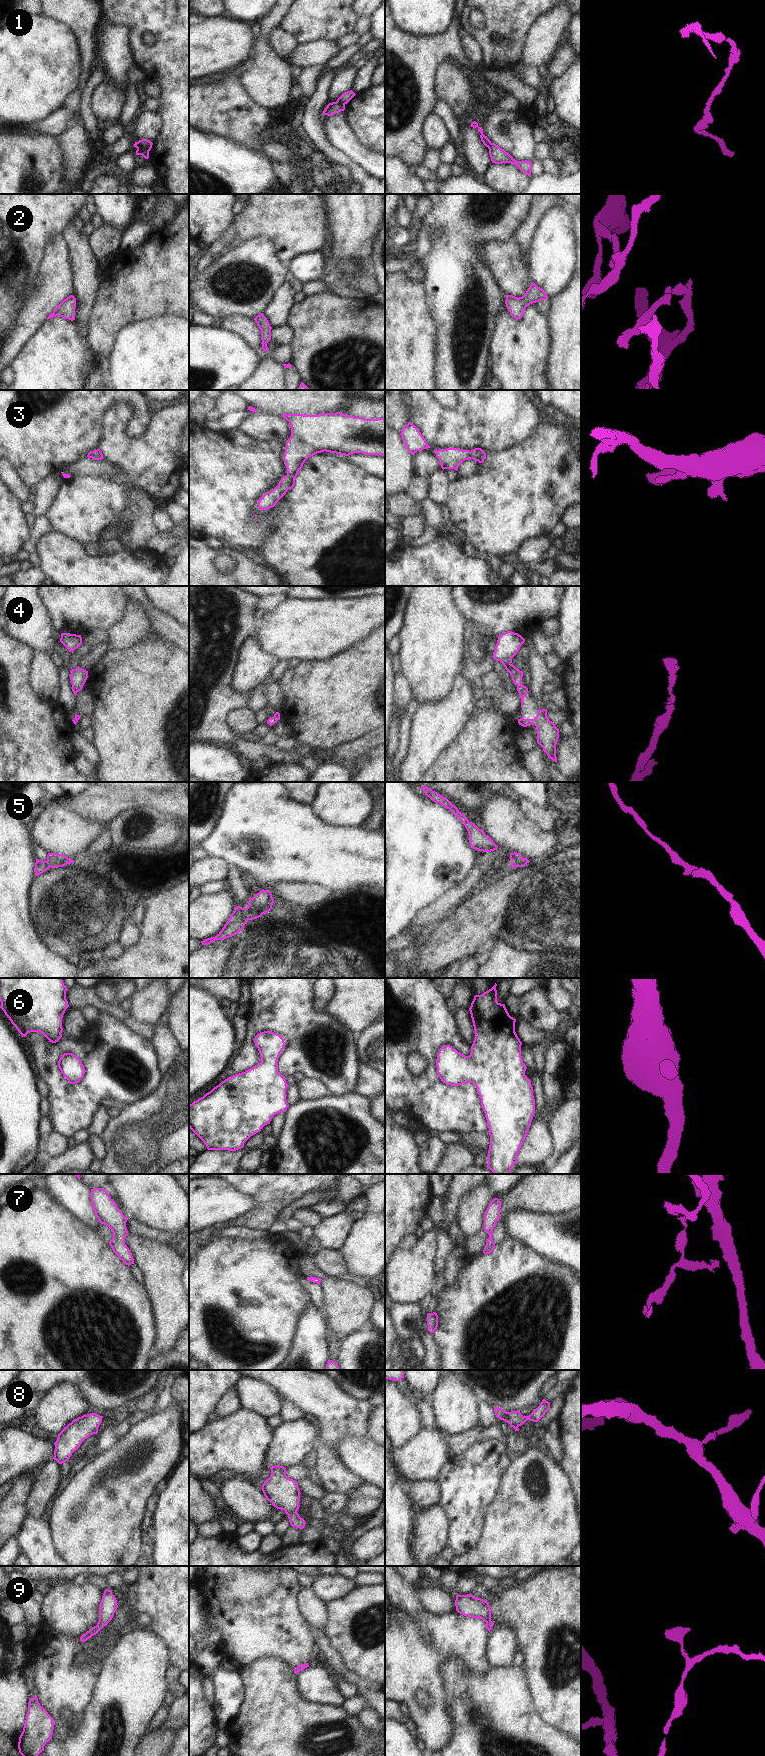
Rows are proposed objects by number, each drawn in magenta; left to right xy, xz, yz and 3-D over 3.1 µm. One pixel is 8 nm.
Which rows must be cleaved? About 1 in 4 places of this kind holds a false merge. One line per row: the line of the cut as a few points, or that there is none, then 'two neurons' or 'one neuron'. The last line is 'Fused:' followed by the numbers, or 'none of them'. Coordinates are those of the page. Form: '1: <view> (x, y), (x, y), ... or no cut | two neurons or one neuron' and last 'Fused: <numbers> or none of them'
1: xy (137, 142), (148, 151) | two neurons
2: no cut | one neuron
3: no cut | one neuron
4: no cut | one neuron
5: no cut | one neuron
6: no cut | one neuron
7: no cut | one neuron
8: no cut | one neuron
9: no cut | one neuron
Fused: 1

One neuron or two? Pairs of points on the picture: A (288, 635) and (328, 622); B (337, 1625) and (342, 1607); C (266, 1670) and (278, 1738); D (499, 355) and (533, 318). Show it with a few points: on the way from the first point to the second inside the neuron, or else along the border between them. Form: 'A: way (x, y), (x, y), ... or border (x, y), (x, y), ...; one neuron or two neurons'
A: way (298, 629), (318, 629); one neuron
B: way (341, 1621), (342, 1611); one neuron
C: way (270, 1687), (274, 1721); one neuron
D: way (508, 346), (524, 327); one neuron

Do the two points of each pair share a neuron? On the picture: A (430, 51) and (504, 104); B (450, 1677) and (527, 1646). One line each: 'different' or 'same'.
A: different
B: different

